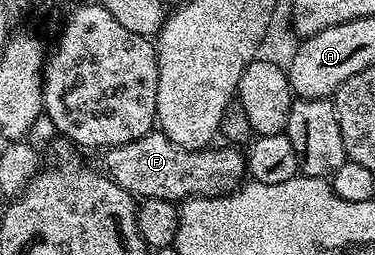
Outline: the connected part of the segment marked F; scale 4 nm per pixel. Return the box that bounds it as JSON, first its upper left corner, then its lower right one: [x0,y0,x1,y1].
[102,128,247,204]

